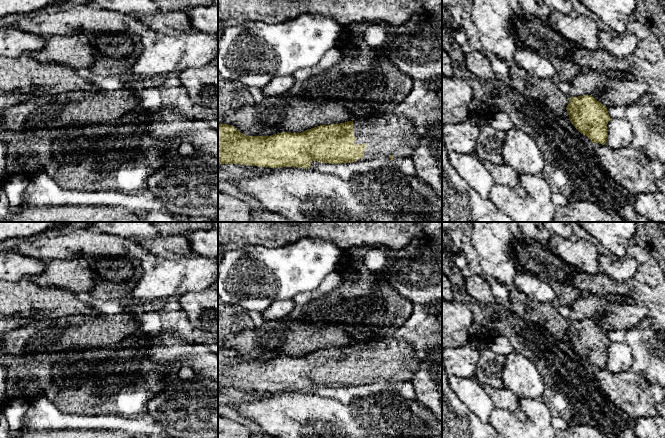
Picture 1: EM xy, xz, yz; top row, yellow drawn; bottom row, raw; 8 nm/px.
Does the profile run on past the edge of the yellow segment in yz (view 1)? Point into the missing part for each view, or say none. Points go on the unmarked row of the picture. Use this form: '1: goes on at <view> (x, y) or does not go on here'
1: does not go on here

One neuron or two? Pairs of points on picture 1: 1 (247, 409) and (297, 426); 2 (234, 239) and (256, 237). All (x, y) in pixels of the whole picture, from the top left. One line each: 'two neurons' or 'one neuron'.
1: one neuron
2: one neuron

